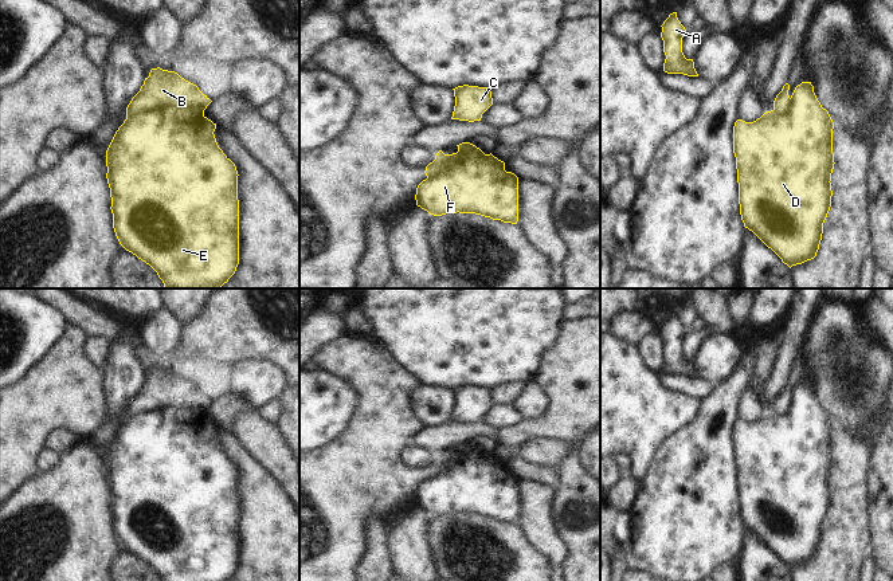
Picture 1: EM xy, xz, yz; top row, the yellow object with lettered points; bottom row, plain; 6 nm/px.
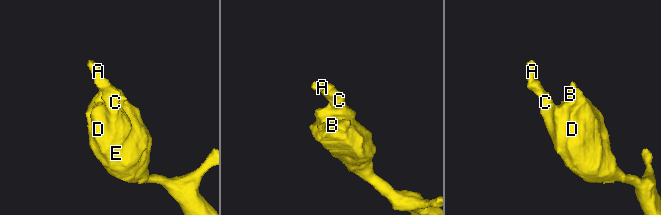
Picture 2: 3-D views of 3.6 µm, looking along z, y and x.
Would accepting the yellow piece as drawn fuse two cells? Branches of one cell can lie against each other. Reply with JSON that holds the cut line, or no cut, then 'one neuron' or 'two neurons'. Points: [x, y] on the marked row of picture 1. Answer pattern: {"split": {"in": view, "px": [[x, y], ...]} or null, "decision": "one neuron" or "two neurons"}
{"split": {"in": "xy", "px": [[203, 113], [163, 106], [126, 117]]}, "decision": "two neurons"}

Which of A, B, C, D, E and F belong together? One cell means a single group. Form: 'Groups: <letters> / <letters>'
Groups: A C D E F / B

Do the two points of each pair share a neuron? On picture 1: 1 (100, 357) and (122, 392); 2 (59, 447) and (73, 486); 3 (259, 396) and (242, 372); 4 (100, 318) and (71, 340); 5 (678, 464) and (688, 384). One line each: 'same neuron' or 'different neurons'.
1: different neurons
2: different neurons
3: same neuron
4: different neurons
5: different neurons

